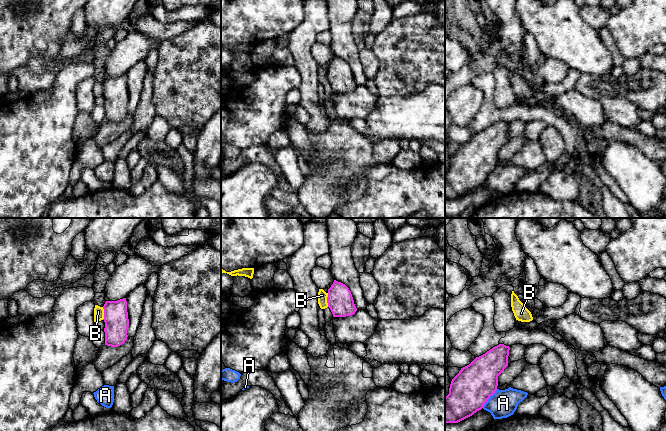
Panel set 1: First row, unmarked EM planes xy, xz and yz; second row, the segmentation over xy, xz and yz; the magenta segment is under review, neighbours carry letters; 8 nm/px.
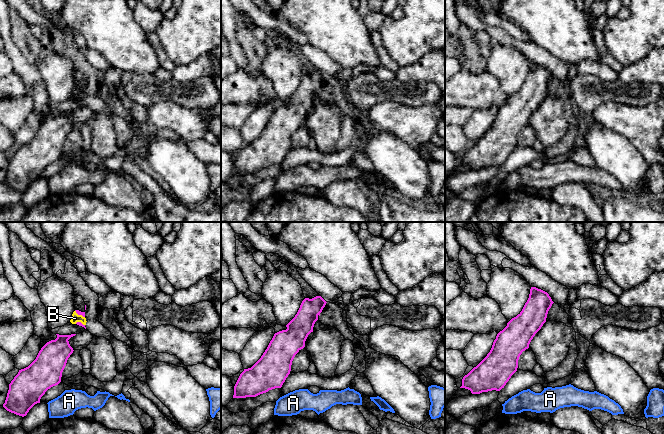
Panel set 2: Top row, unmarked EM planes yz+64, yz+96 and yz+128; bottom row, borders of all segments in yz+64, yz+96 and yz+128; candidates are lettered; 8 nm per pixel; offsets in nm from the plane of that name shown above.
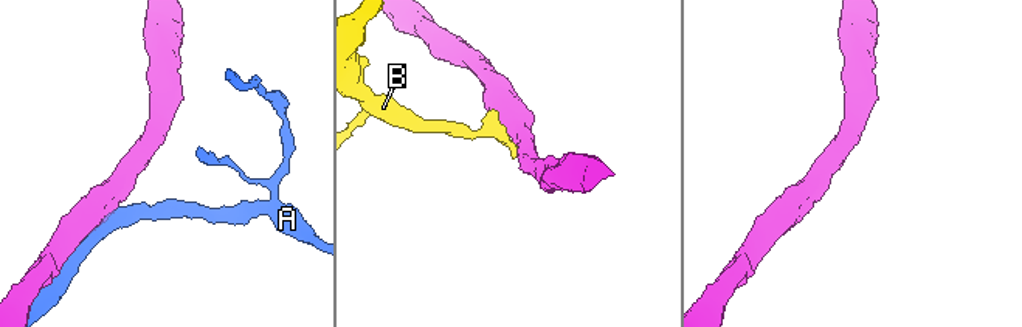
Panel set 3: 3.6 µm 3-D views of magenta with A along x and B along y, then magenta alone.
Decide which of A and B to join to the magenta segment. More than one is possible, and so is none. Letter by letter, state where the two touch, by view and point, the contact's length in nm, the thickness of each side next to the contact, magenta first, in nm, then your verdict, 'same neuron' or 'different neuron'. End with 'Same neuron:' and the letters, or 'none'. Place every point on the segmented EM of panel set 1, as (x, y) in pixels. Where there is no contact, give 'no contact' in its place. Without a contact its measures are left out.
A: contact yz (489, 397); length 200 nm; calibres 320 and 220 nm; different neuron
B: contact xz (327, 300); length 110 nm; calibres 200 and 80 nm; different neuron
Same neuron: none

